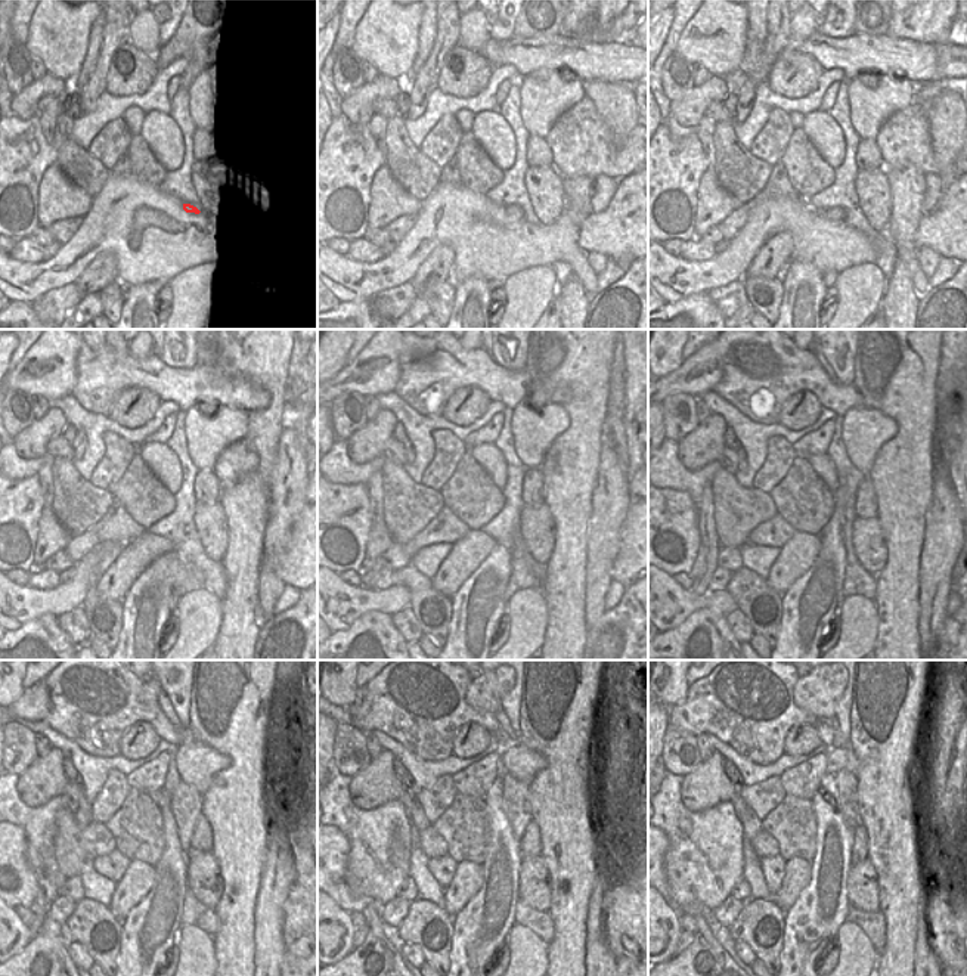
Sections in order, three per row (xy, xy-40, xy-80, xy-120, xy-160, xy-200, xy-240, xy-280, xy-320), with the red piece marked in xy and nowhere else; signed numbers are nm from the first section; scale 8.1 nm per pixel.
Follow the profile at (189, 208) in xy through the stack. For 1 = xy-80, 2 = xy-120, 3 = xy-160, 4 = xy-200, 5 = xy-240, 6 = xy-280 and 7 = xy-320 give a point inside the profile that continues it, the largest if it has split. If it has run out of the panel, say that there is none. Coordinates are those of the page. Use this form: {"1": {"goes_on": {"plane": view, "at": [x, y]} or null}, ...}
{"1": {"goes_on": {"plane": "xy-80", "at": [834, 214]}}, "2": {"goes_on": {"plane": "xy-120", "at": [114, 583]}}, "3": {"goes_on": {"plane": "xy-160", "at": [467, 554]}}, "4": {"goes_on": {"plane": "xy-200", "at": [797, 554]}}, "5": {"goes_on": {"plane": "xy-240", "at": [139, 876]}}, "6": {"goes_on": {"plane": "xy-280", "at": [468, 877]}}, "7": {"goes_on": {"plane": "xy-320", "at": [797, 871]}}}

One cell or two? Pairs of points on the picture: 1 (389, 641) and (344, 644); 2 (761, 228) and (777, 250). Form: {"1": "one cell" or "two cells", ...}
{"1": "one cell", "2": "two cells"}

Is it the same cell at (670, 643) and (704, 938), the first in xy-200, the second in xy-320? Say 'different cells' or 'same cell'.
same cell

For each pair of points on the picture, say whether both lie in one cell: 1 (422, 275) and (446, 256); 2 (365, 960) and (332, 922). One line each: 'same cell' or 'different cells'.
1: same cell
2: different cells

